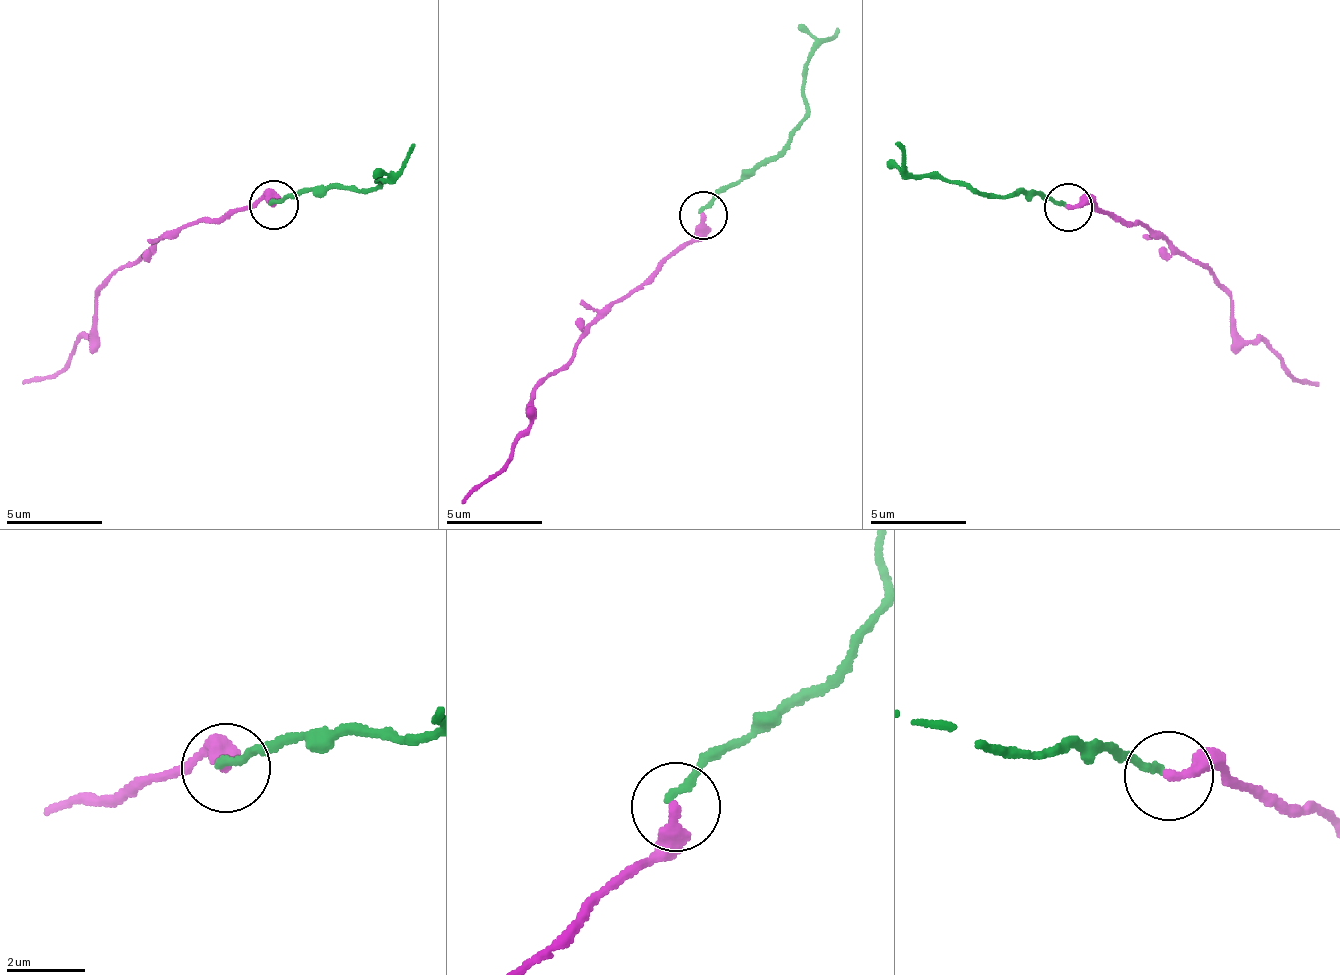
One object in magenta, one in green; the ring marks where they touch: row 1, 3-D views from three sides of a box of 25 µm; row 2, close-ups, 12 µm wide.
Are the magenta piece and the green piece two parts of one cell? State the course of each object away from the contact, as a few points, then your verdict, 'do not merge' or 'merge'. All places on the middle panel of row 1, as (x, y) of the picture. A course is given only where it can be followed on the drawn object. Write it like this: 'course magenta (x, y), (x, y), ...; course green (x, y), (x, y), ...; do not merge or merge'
course magenta (705, 214), (690, 237), (614, 300), (543, 382), (506, 460), (463, 502); course green (700, 214), (762, 167), (805, 113), (810, 53), (838, 28); merge

